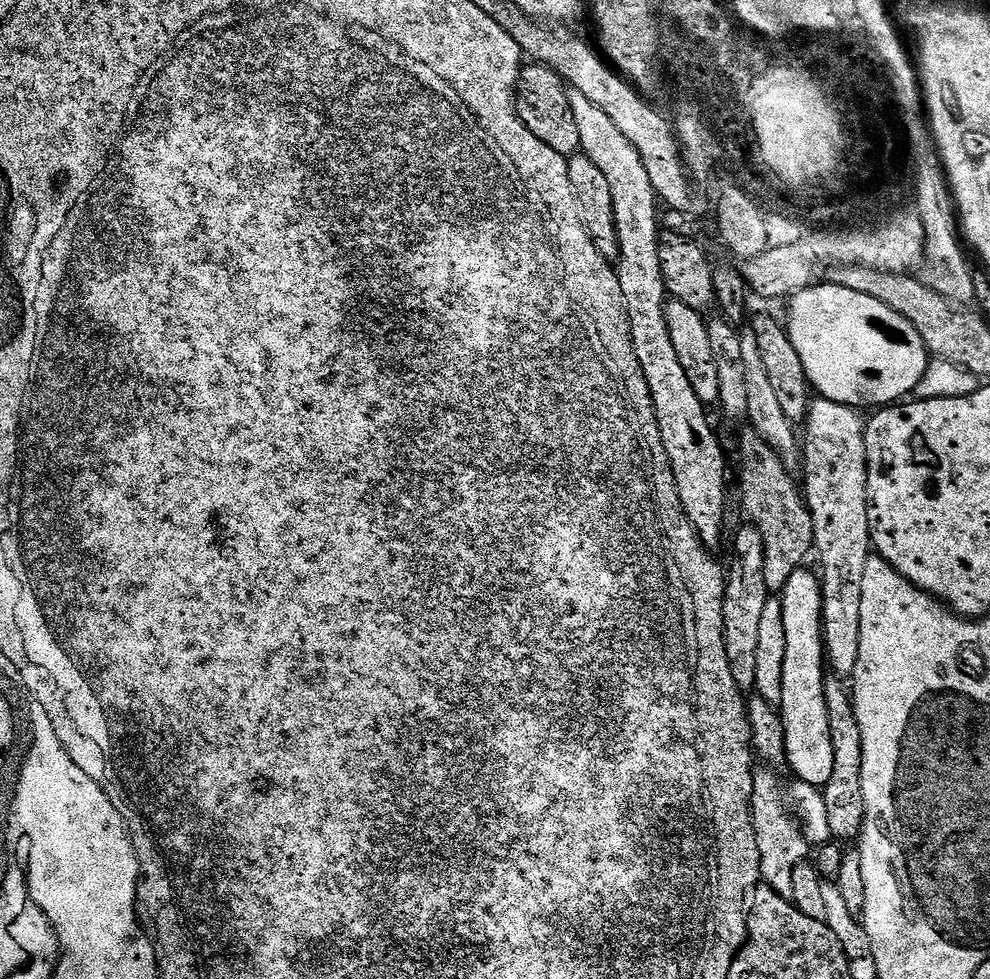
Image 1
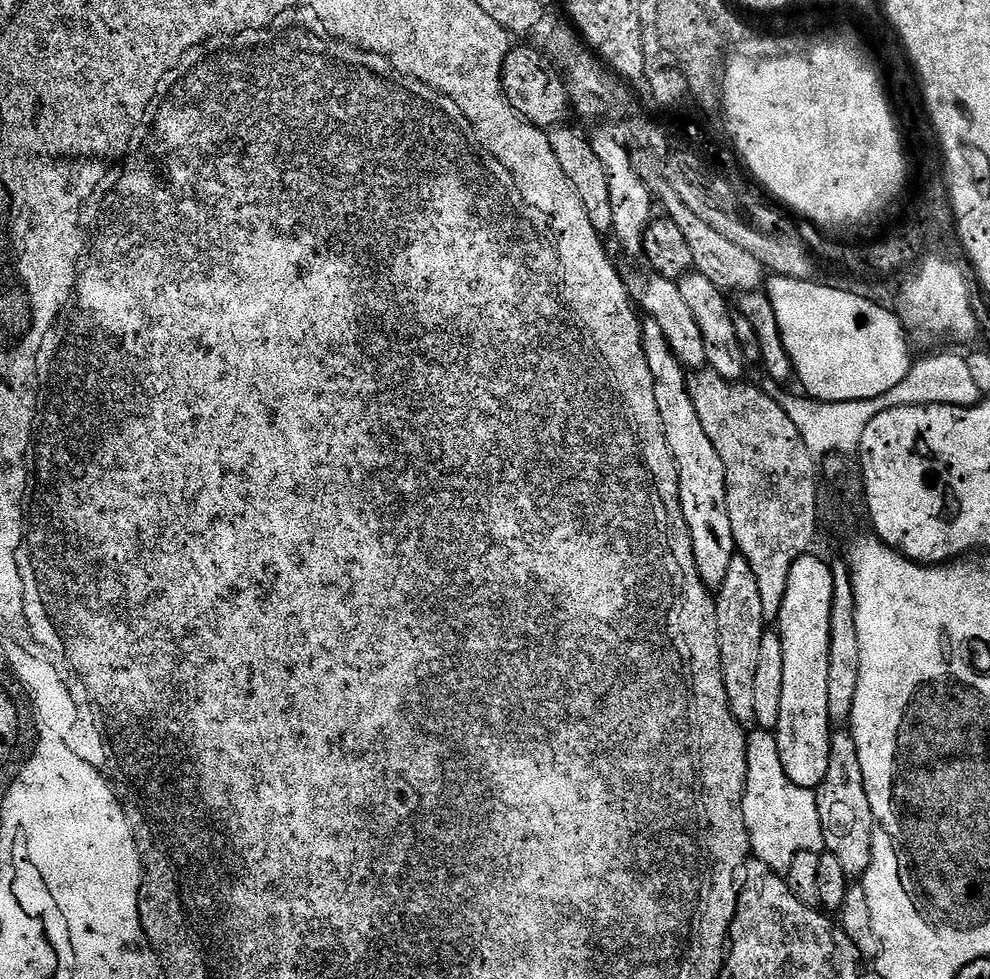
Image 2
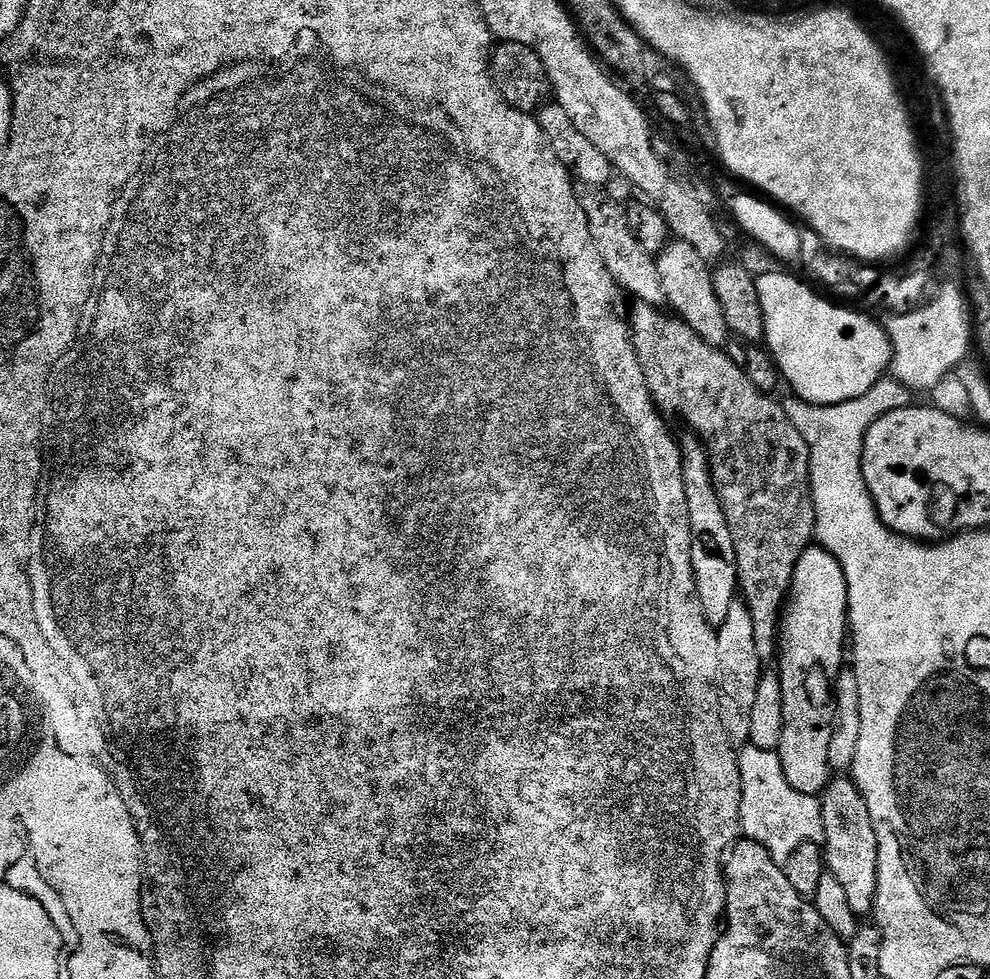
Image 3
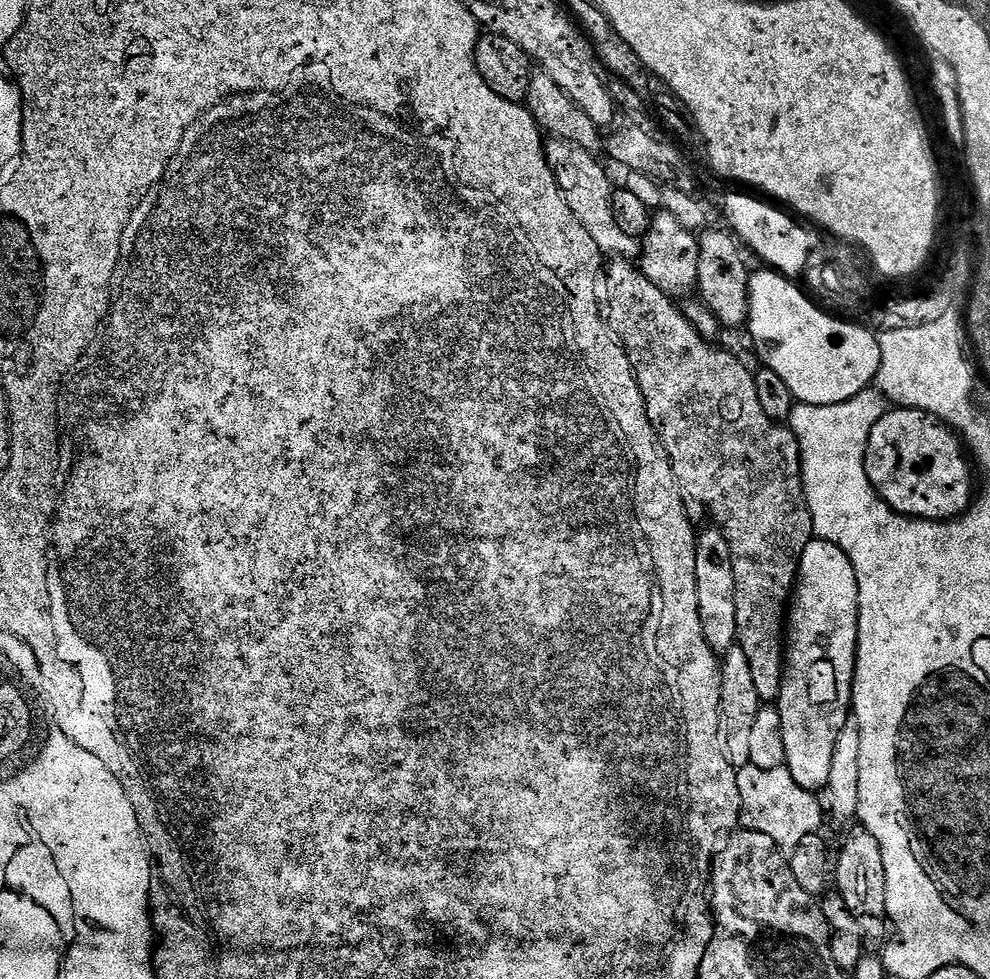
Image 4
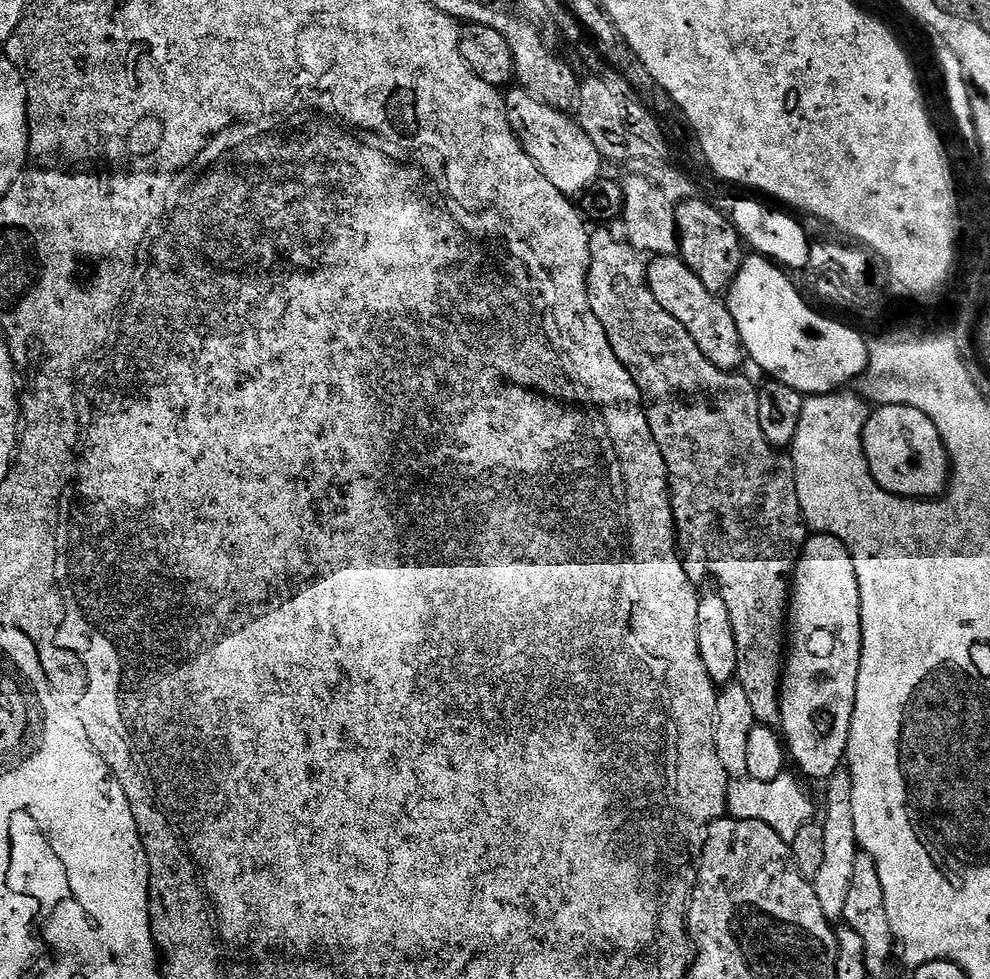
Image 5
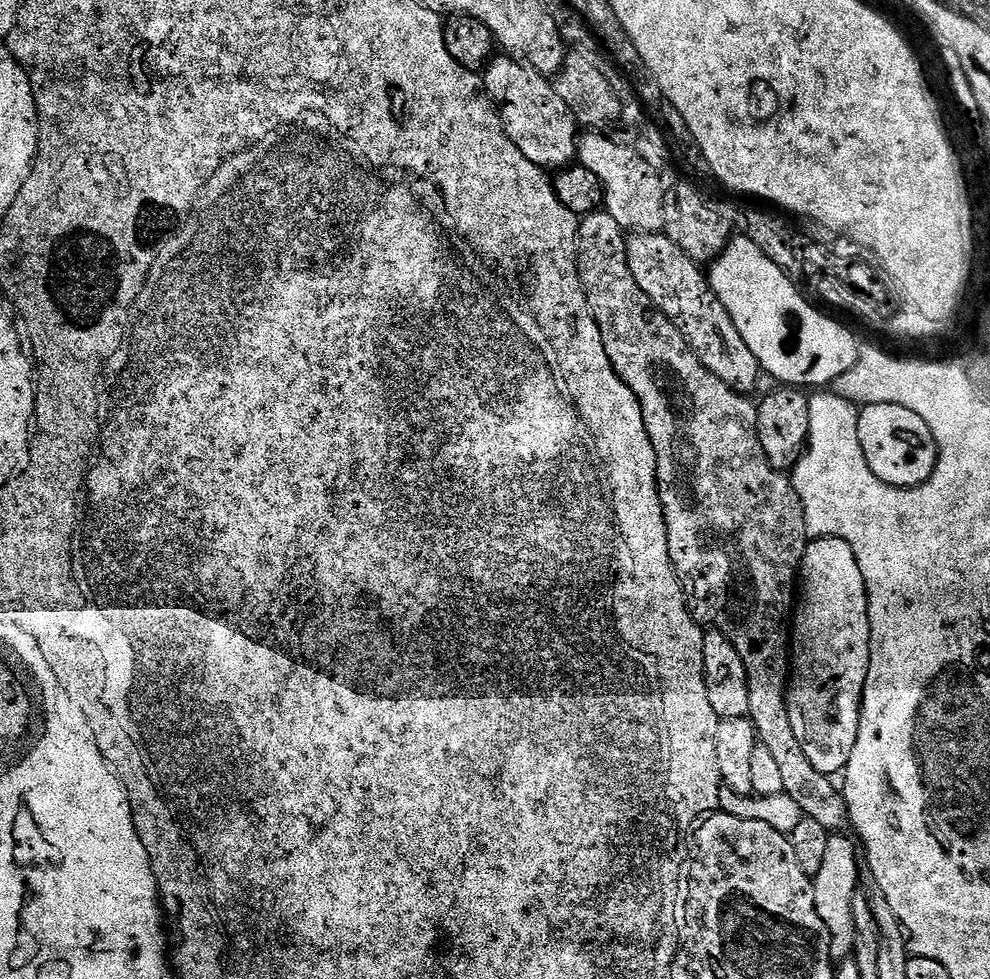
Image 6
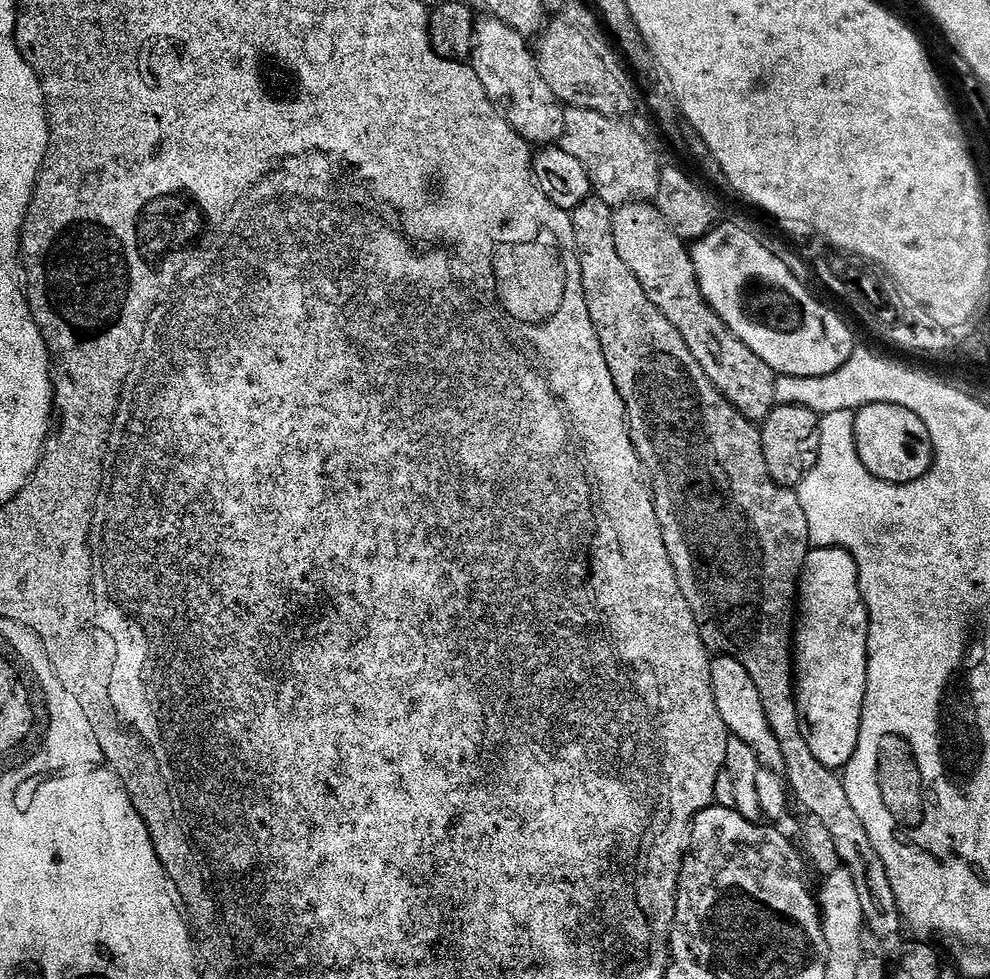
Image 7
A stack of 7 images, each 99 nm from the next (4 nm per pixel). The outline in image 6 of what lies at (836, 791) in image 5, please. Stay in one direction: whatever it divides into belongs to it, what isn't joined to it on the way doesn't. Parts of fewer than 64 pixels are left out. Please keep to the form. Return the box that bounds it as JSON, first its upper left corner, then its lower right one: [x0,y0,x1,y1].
[812,834,862,961]

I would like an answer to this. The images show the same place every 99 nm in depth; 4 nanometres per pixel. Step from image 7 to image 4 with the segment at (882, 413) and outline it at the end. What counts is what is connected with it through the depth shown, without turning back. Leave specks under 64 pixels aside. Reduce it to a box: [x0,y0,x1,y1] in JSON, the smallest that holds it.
[864,406,974,520]

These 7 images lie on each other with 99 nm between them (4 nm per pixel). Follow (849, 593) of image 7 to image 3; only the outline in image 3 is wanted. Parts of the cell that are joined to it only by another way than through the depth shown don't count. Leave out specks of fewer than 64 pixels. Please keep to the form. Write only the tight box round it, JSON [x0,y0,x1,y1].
[778,546,848,797]

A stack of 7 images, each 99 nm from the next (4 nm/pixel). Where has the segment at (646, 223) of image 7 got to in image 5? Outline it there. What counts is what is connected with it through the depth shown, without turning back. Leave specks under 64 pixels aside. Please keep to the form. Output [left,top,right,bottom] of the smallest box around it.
[646,255,746,372]

